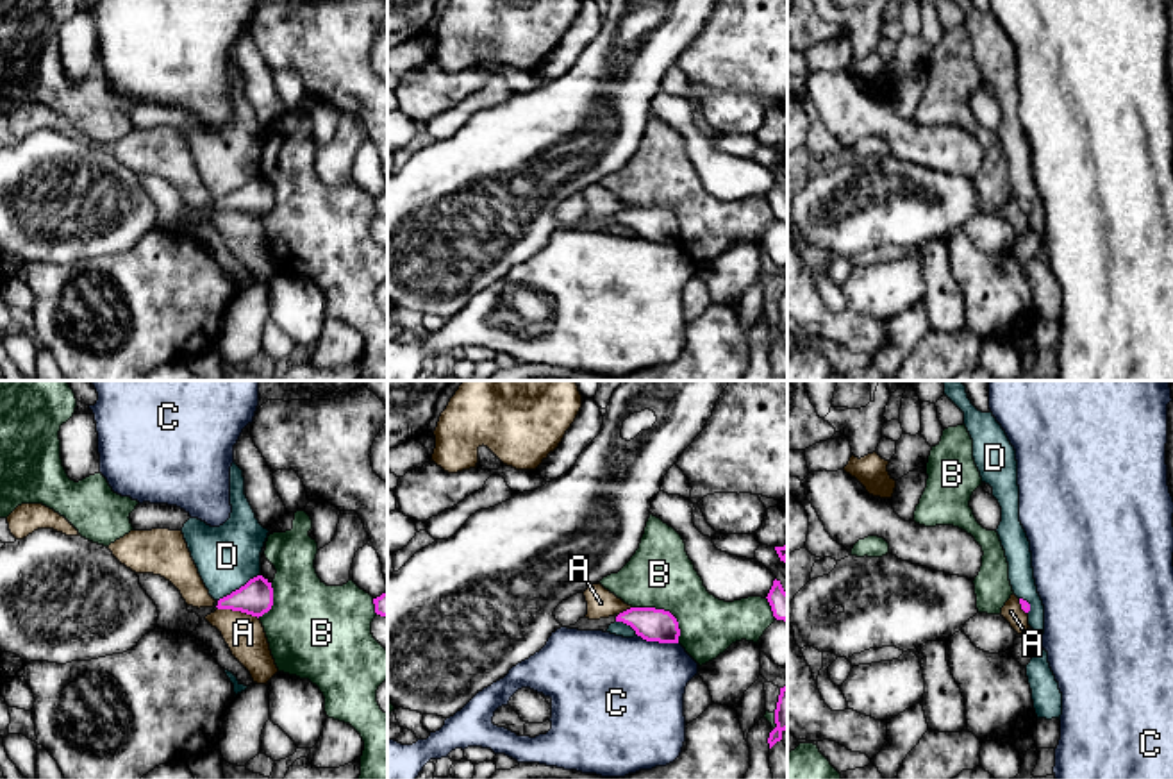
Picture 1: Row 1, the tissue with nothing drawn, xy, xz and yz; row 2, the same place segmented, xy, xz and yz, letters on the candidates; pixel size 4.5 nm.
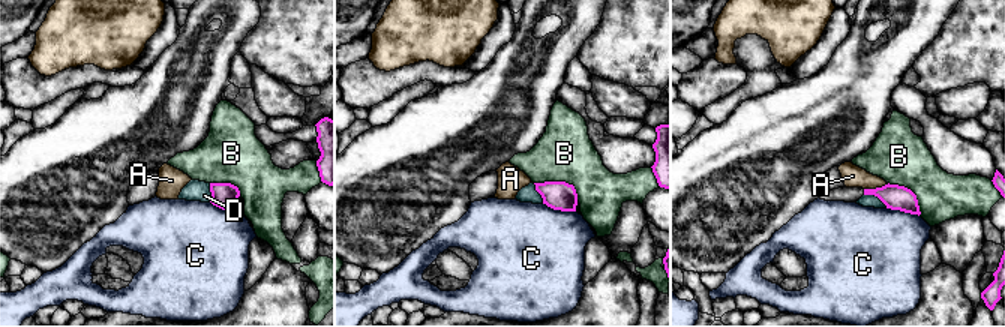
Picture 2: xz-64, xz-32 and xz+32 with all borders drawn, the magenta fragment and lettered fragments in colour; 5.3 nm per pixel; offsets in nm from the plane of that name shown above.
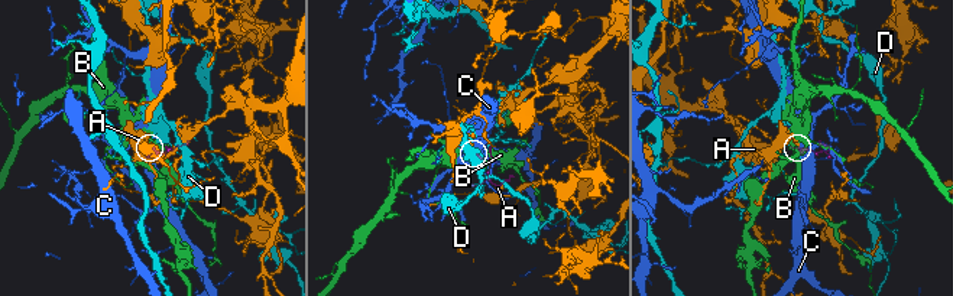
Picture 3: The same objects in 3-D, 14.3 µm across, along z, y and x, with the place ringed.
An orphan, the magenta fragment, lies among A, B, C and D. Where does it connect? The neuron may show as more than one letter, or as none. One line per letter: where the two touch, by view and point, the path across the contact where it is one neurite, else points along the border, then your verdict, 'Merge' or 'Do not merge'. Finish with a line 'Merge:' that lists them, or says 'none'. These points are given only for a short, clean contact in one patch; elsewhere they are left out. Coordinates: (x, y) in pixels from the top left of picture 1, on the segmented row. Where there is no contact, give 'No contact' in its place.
A: Touches magenta at xy (238, 610). Boundary: xy (218, 608), (245, 611), (257, 619). Do not merge
B: Touches magenta at xz (666, 611). Do not merge
C: Touches magenta at xz (657, 640). Boundary: xz (638, 635), (647, 640), (677, 644). Do not merge
D: Touches magenta at xy (240, 588). Boundary: xy (259, 574), (218, 601). Do not merge
Merge: none

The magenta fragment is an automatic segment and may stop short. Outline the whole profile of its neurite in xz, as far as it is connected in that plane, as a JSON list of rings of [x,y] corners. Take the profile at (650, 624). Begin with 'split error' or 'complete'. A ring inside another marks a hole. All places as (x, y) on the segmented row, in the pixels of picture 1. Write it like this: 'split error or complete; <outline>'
split error; [[[630,607],[620,615],[600,620],[589,620],[584,616],[568,629],[605,632],[614,622],[630,625],[636,634],[646,641],[678,643],[680,629],[677,618],[670,611],[655,607]]]

